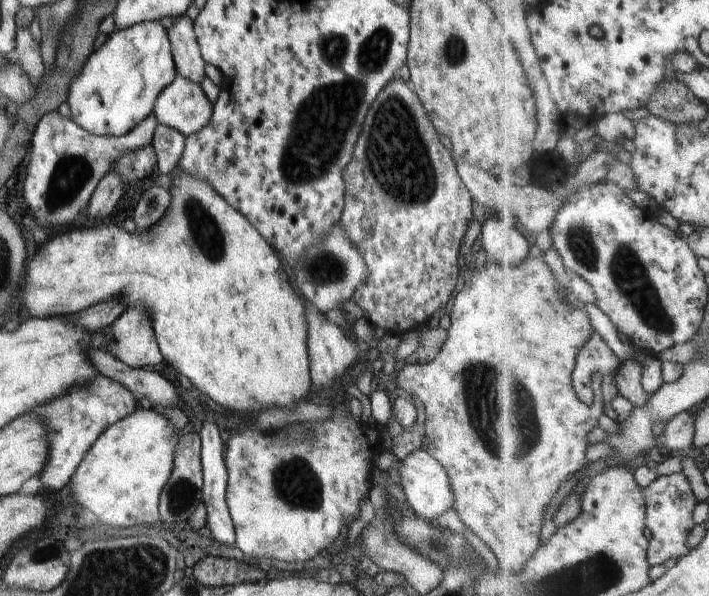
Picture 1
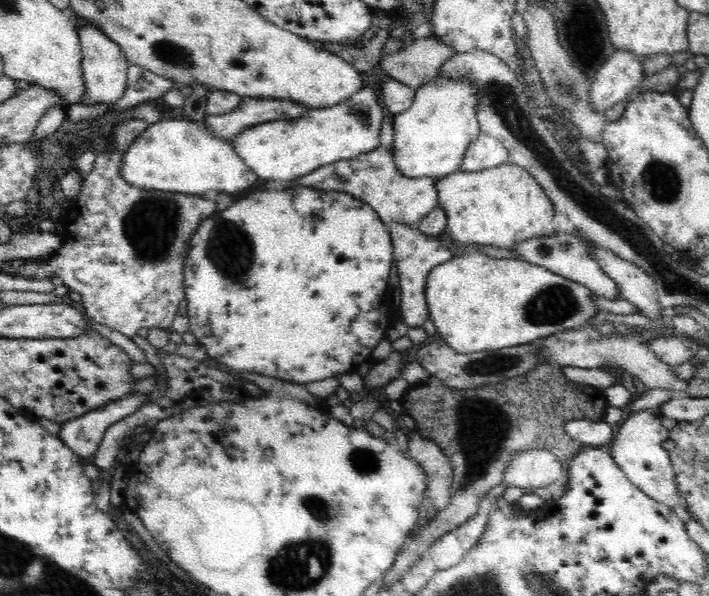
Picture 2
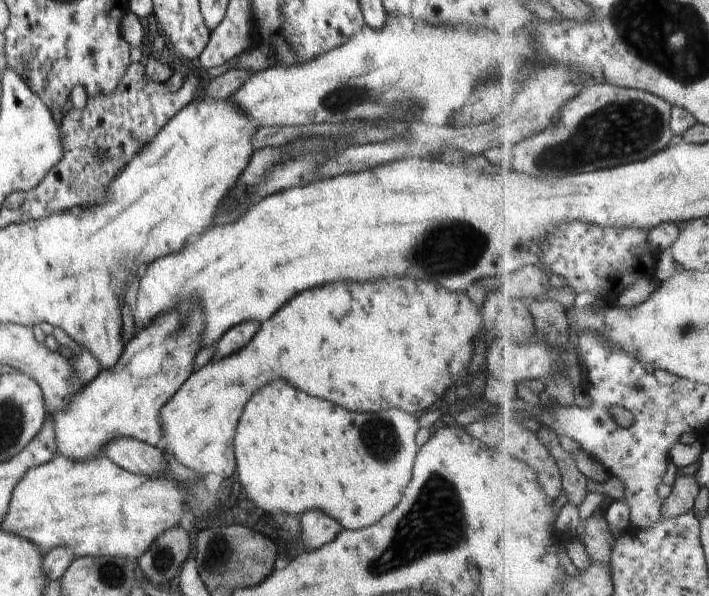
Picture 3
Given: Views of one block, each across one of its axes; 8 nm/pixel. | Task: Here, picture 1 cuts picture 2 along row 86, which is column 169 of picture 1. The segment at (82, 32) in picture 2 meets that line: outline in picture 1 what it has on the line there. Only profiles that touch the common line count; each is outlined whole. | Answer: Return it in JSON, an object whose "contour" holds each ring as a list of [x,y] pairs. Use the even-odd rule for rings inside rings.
{"contour":[[[177,75],[158,95],[153,113],[159,124],[172,126],[188,137],[210,122],[213,104],[198,83]]]}

